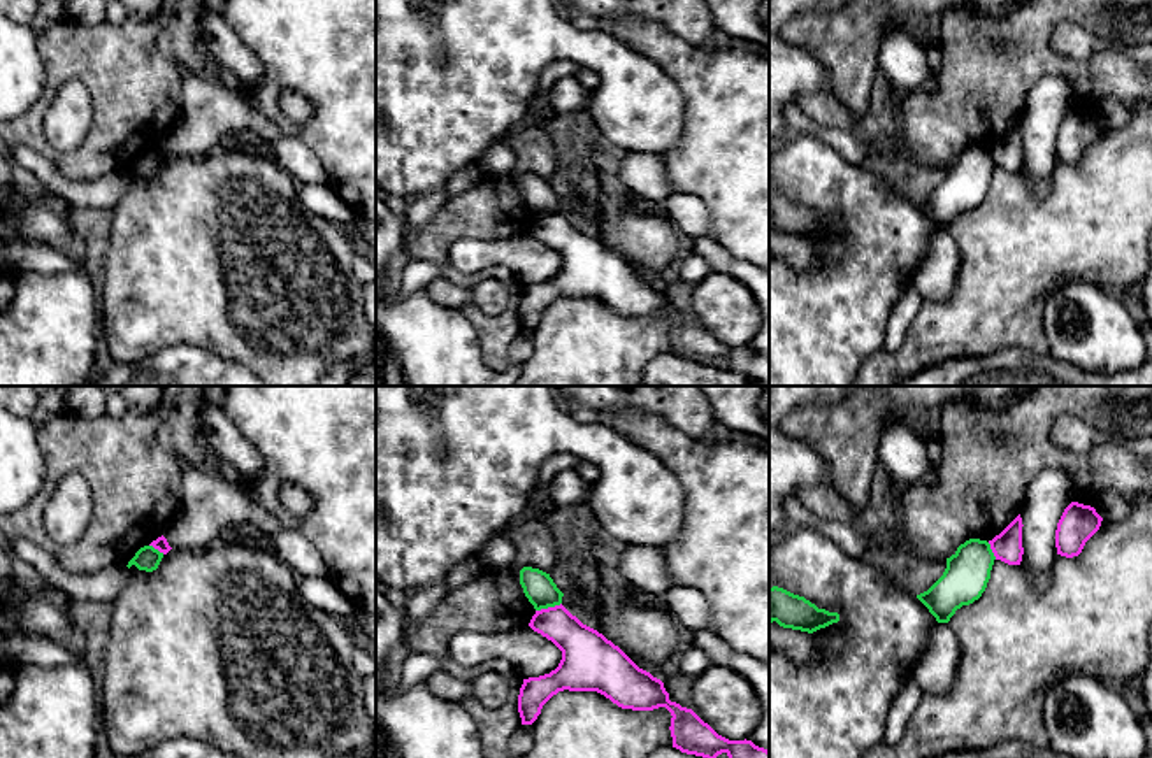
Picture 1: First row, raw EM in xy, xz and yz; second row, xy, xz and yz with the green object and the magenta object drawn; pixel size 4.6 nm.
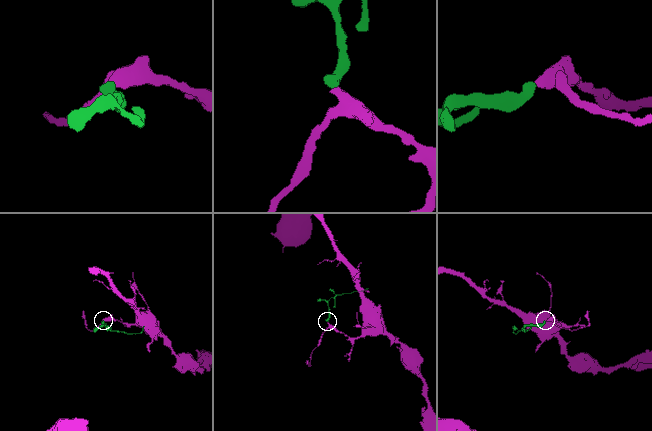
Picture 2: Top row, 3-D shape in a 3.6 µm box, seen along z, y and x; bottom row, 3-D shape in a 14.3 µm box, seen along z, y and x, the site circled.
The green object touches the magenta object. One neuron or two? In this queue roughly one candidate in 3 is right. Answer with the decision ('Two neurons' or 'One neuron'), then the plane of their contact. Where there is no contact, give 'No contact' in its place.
Two neurons. Touches green in xz

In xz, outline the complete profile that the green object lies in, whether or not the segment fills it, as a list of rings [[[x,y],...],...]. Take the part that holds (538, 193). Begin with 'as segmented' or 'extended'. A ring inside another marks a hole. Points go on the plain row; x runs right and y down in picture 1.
as segmented; [[[523,174],[520,177],[520,191],[536,218],[562,211],[564,200],[557,195],[550,181],[539,175]]]

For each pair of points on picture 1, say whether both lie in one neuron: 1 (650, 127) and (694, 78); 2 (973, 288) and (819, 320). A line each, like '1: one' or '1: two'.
1: two
2: two

